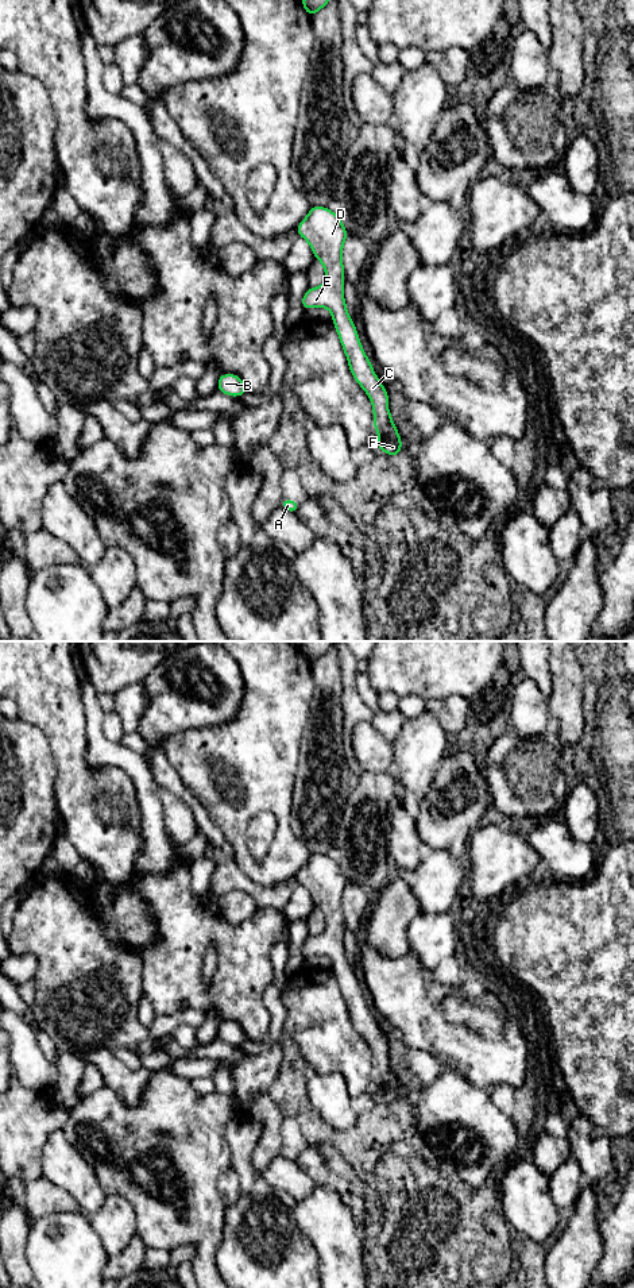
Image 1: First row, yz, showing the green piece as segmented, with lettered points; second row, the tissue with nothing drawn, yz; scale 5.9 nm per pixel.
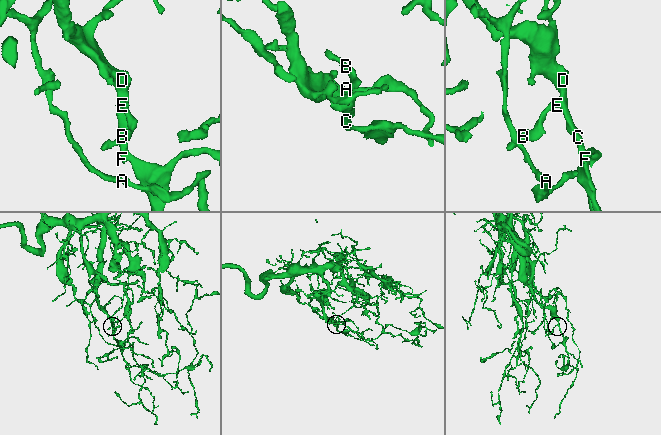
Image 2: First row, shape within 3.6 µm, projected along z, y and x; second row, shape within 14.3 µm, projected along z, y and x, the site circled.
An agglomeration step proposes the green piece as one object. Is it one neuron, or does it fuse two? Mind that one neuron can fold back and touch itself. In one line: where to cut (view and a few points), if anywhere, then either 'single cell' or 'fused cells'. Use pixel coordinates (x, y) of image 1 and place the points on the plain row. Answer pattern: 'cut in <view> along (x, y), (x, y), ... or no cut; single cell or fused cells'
no cut; single cell

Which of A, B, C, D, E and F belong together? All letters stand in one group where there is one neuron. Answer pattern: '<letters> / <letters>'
A B C D E F

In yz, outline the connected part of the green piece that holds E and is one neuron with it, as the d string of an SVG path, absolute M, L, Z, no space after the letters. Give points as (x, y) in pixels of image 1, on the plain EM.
M312 853L308 864L295 876L325 917L325 929L318 936L309 936L301 948L304 959L328 956L332 971L341 990L353 1027L367 1041L374 1060L374 1079L379 1083L376 1099L387 1100L393 1107L402 1099L402 1087L388 1058L388 1041L375 1022L367 1006L353 968L347 959L343 941L344 913L343 894L348 884L340 864L328 855Z

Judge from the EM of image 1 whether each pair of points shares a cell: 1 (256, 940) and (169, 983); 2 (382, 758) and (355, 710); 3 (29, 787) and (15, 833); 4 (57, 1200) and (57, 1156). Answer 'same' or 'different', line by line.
1: same
2: different
3: same
4: different

